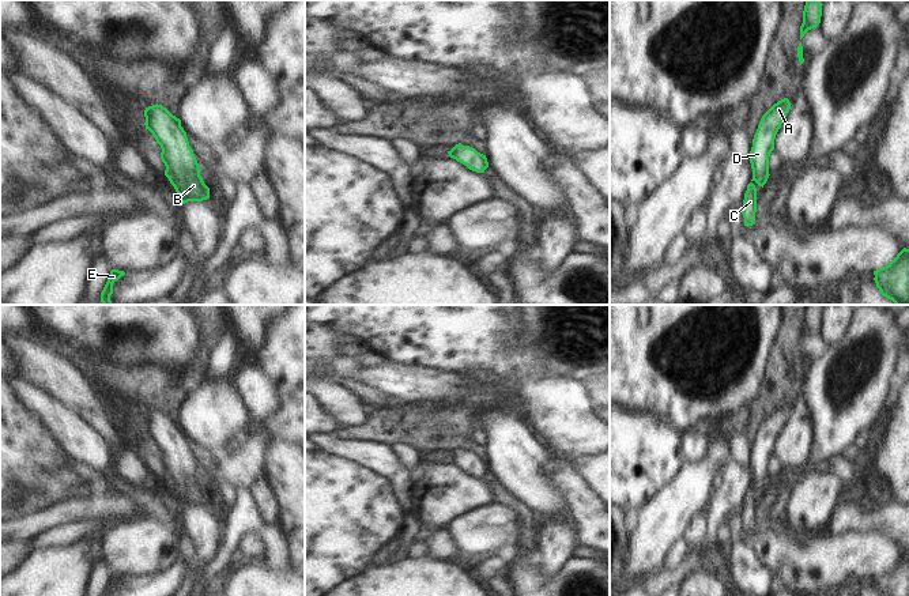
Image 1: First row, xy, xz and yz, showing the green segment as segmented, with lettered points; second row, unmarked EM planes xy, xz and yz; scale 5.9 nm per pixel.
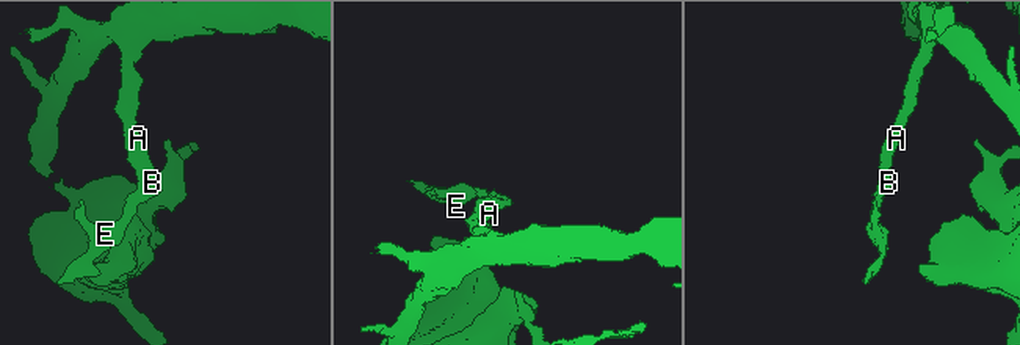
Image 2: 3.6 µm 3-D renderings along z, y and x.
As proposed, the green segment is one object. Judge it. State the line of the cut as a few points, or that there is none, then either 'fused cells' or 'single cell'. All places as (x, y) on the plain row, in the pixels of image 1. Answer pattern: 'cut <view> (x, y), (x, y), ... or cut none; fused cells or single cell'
cut none; single cell

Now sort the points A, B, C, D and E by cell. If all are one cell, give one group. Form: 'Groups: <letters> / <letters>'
Groups: A B C D E.

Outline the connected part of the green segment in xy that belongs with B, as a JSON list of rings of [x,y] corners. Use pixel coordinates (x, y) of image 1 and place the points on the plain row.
[[[158,408],[146,412],[144,422],[146,434],[162,453],[165,480],[178,498],[181,509],[210,503],[210,493],[200,480],[201,474],[181,431],[181,425]]]

